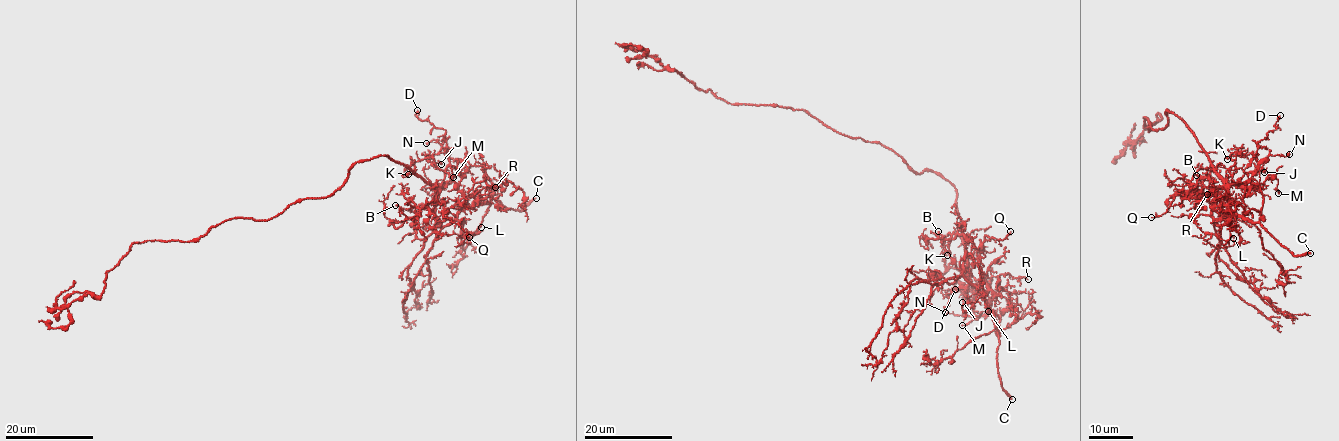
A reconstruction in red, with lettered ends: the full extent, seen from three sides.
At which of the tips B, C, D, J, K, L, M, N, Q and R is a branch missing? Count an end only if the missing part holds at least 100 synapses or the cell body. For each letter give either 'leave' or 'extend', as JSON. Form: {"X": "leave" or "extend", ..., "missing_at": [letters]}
{"B": "leave", "C": "extend", "D": "leave", "J": "leave", "K": "leave", "L": "leave", "M": "leave", "N": "leave", "Q": "leave", "R": "leave", "missing_at": ["C"]}

